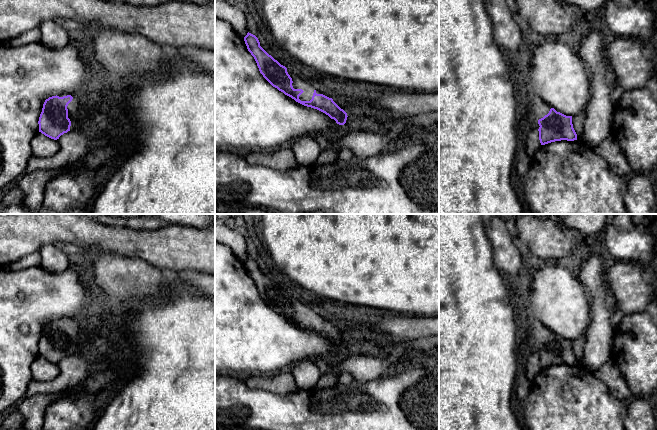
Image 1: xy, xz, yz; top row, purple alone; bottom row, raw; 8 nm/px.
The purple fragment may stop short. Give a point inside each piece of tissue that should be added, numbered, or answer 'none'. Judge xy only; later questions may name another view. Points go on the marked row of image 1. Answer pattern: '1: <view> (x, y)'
1: xy (74, 115)

